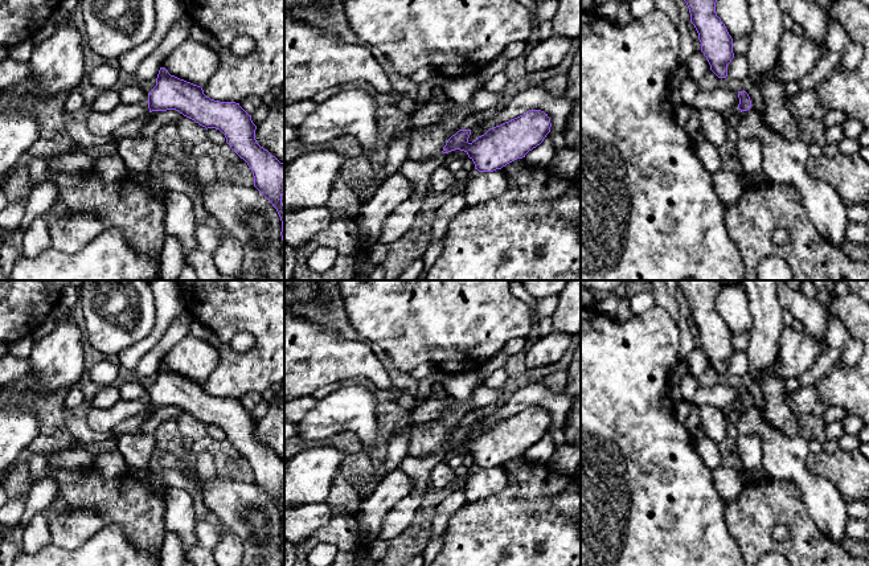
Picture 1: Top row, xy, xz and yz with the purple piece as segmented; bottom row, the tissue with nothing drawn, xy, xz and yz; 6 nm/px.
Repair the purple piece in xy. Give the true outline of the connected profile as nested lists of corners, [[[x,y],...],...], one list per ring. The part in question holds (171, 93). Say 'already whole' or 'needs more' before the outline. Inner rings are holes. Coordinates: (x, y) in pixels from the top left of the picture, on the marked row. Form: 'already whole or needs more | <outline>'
already whole | [[[160,67],[157,78],[156,78],[156,86],[148,93],[148,108],[149,108],[149,112],[176,110],[184,116],[205,127],[206,130],[216,128],[216,130],[220,130],[225,135],[226,143],[230,145],[230,148],[241,159],[243,159],[250,167],[254,176],[254,186],[272,204],[272,206],[276,209],[280,217],[280,221],[282,221],[280,235],[283,241],[283,264],[284,264],[284,206],[282,205],[282,196],[284,194],[284,164],[280,163],[275,156],[272,156],[267,149],[265,149],[257,143],[255,140],[257,126],[253,123],[251,115],[249,115],[239,106],[239,103],[220,102],[220,101],[210,99],[209,97],[204,94],[204,90],[201,86],[193,85],[175,75],[171,75],[165,67]]]

